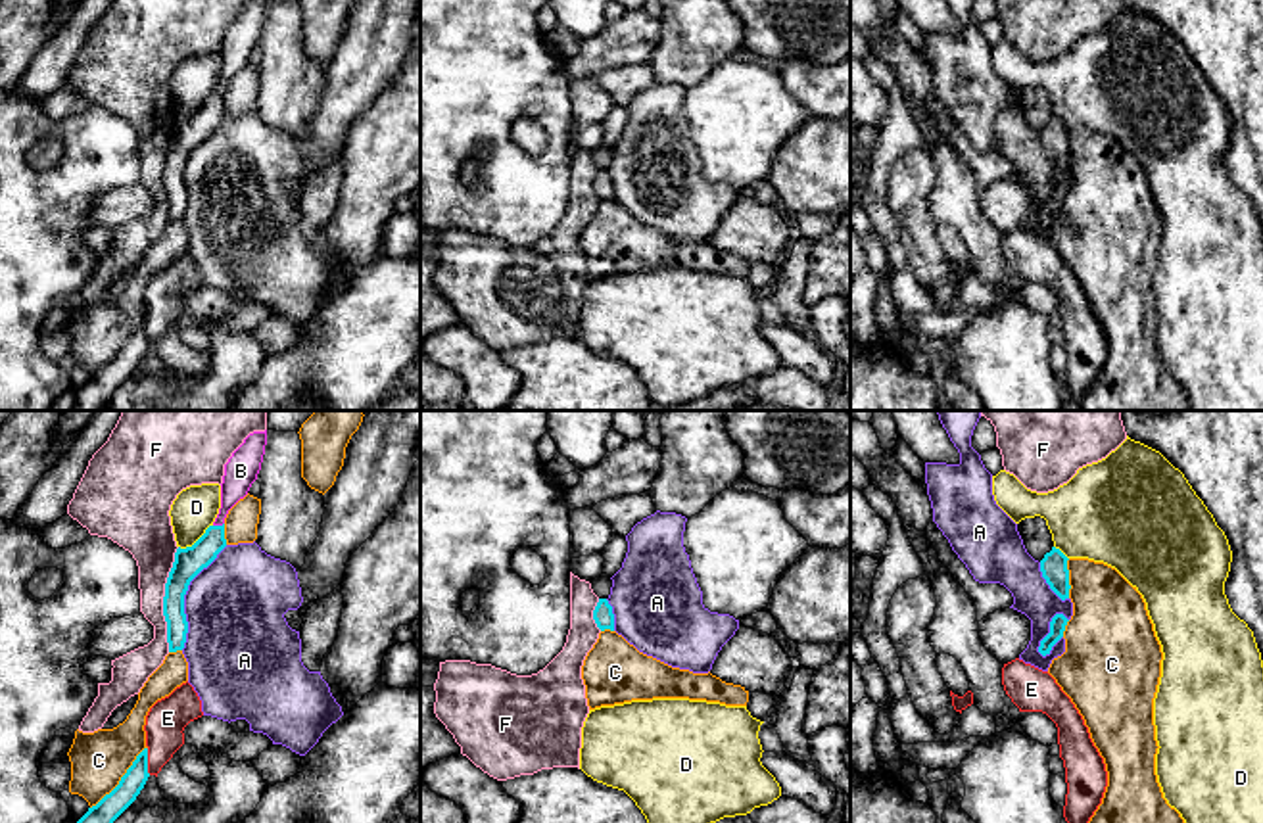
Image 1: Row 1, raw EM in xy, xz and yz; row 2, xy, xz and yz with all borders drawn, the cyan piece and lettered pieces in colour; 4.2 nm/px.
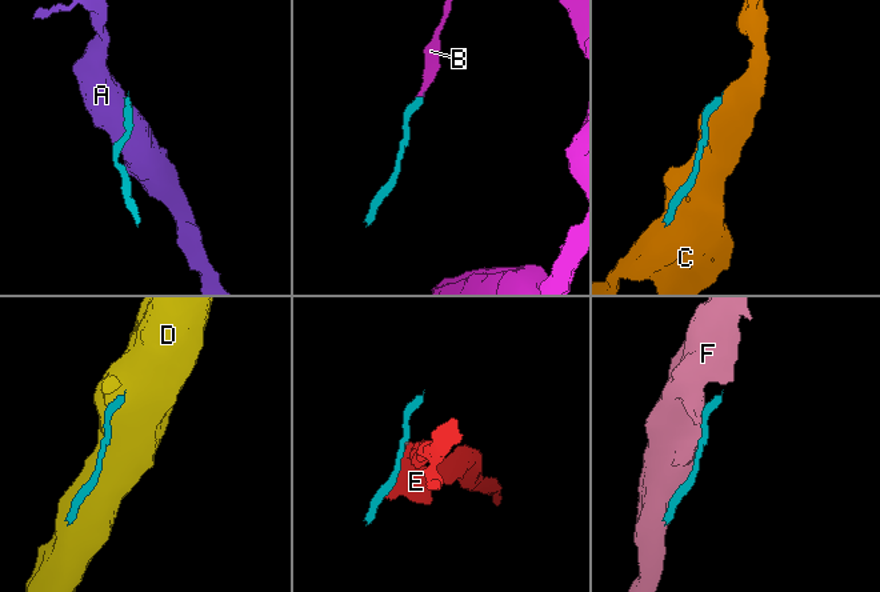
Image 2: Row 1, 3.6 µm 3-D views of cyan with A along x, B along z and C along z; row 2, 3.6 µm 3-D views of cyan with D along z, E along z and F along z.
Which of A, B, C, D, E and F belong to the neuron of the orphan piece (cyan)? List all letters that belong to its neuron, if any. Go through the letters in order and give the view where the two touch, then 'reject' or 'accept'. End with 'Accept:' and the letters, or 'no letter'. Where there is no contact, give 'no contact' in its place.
A: contact in xy; reject
B: contact in xy; accept
C: contact in xy; reject
D: contact in xy; reject
E: contact in xy; reject
F: contact in xy; reject
Accept: B

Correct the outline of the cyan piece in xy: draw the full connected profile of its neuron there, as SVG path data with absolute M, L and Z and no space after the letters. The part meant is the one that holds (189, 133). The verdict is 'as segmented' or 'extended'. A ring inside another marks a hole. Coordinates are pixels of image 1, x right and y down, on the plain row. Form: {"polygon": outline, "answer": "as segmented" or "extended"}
{"polygon": "M267 0L250 4L225 35L221 54L221 79L205 104L186 119L177 119L175 132L165 153L163 186L167 192L169 223L184 219L188 192L184 184L184 165L190 152L207 138L226 117L225 88L228 81L248 65L261 40L267 15Z", "answer": "extended"}

